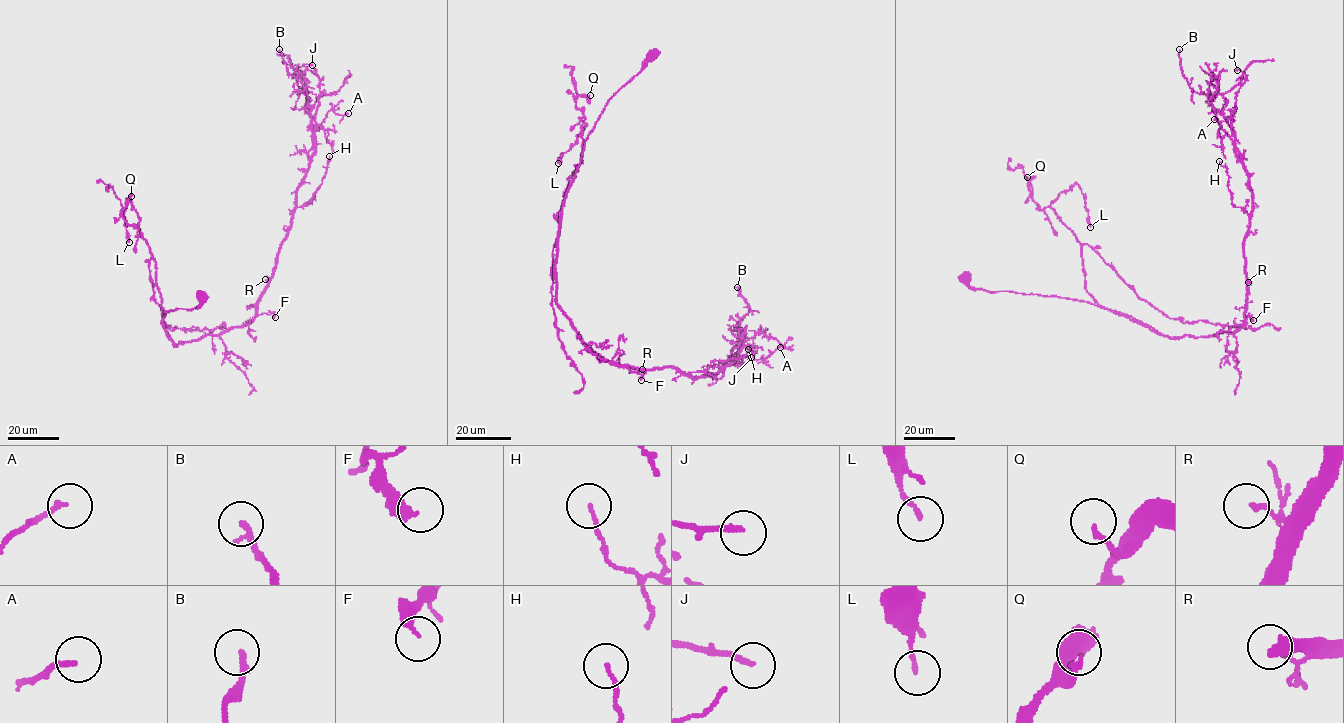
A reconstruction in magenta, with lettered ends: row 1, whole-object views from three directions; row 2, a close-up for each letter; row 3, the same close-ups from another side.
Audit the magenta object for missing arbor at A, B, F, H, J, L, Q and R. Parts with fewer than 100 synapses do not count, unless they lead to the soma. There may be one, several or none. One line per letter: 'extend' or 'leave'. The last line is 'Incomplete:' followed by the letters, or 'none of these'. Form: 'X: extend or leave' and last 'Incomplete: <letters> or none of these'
A: leave
B: leave
F: leave
H: leave
J: leave
L: leave
Q: leave
R: leave
Incomplete: none of these

